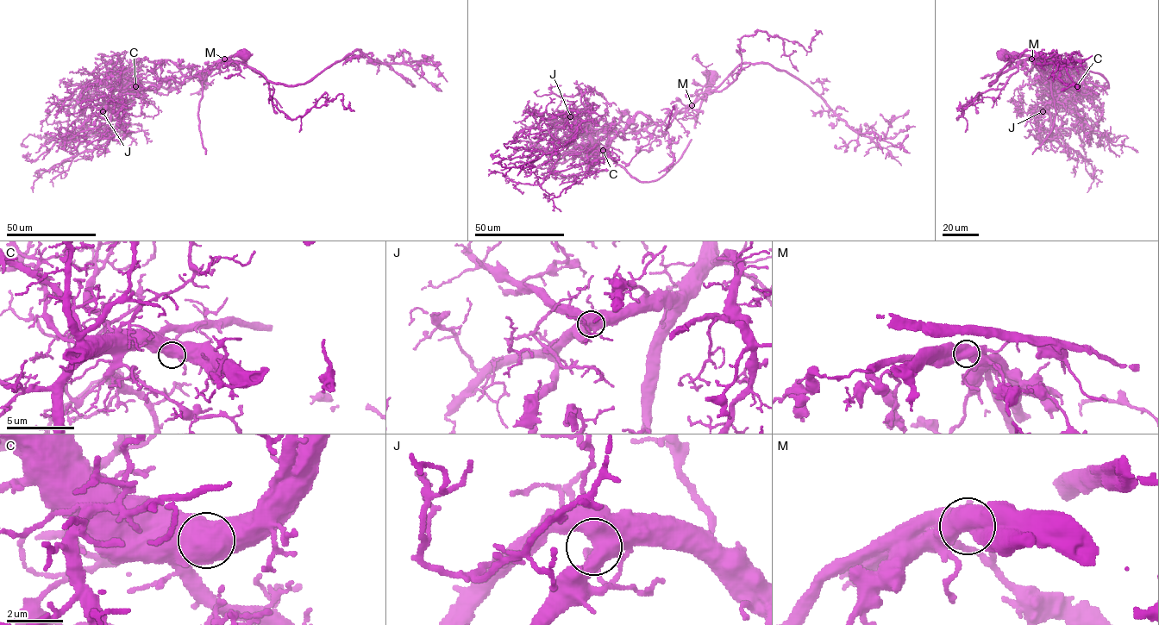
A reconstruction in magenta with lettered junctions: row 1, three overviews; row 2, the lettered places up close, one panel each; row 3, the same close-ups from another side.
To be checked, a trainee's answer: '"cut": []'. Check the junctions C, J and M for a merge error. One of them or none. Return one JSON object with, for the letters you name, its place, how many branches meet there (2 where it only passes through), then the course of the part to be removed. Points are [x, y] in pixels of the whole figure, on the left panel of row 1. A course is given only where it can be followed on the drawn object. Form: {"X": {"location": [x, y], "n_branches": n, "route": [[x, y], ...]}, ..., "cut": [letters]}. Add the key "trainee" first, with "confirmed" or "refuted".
{"trainee": "refuted", "M": {"location": [224, 59], "n_branches": 2, "route": [[224, 59], [259, 72], [273, 90], [272, 103], [290, 118], [341, 94], [342, 104], [354, 111]]}, "cut": ["M"]}

